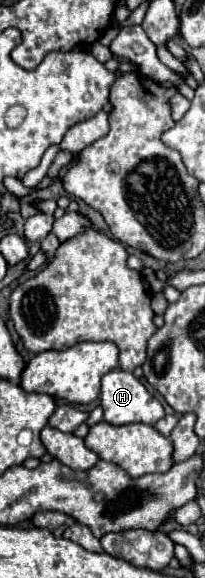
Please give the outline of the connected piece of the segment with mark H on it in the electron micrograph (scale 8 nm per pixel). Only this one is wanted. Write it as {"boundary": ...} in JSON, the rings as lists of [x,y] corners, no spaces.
{"boundary":[[[112,369],[102,377],[100,393],[104,421],[110,425],[146,423],[154,425],[164,417],[162,403],[128,371]]]}

